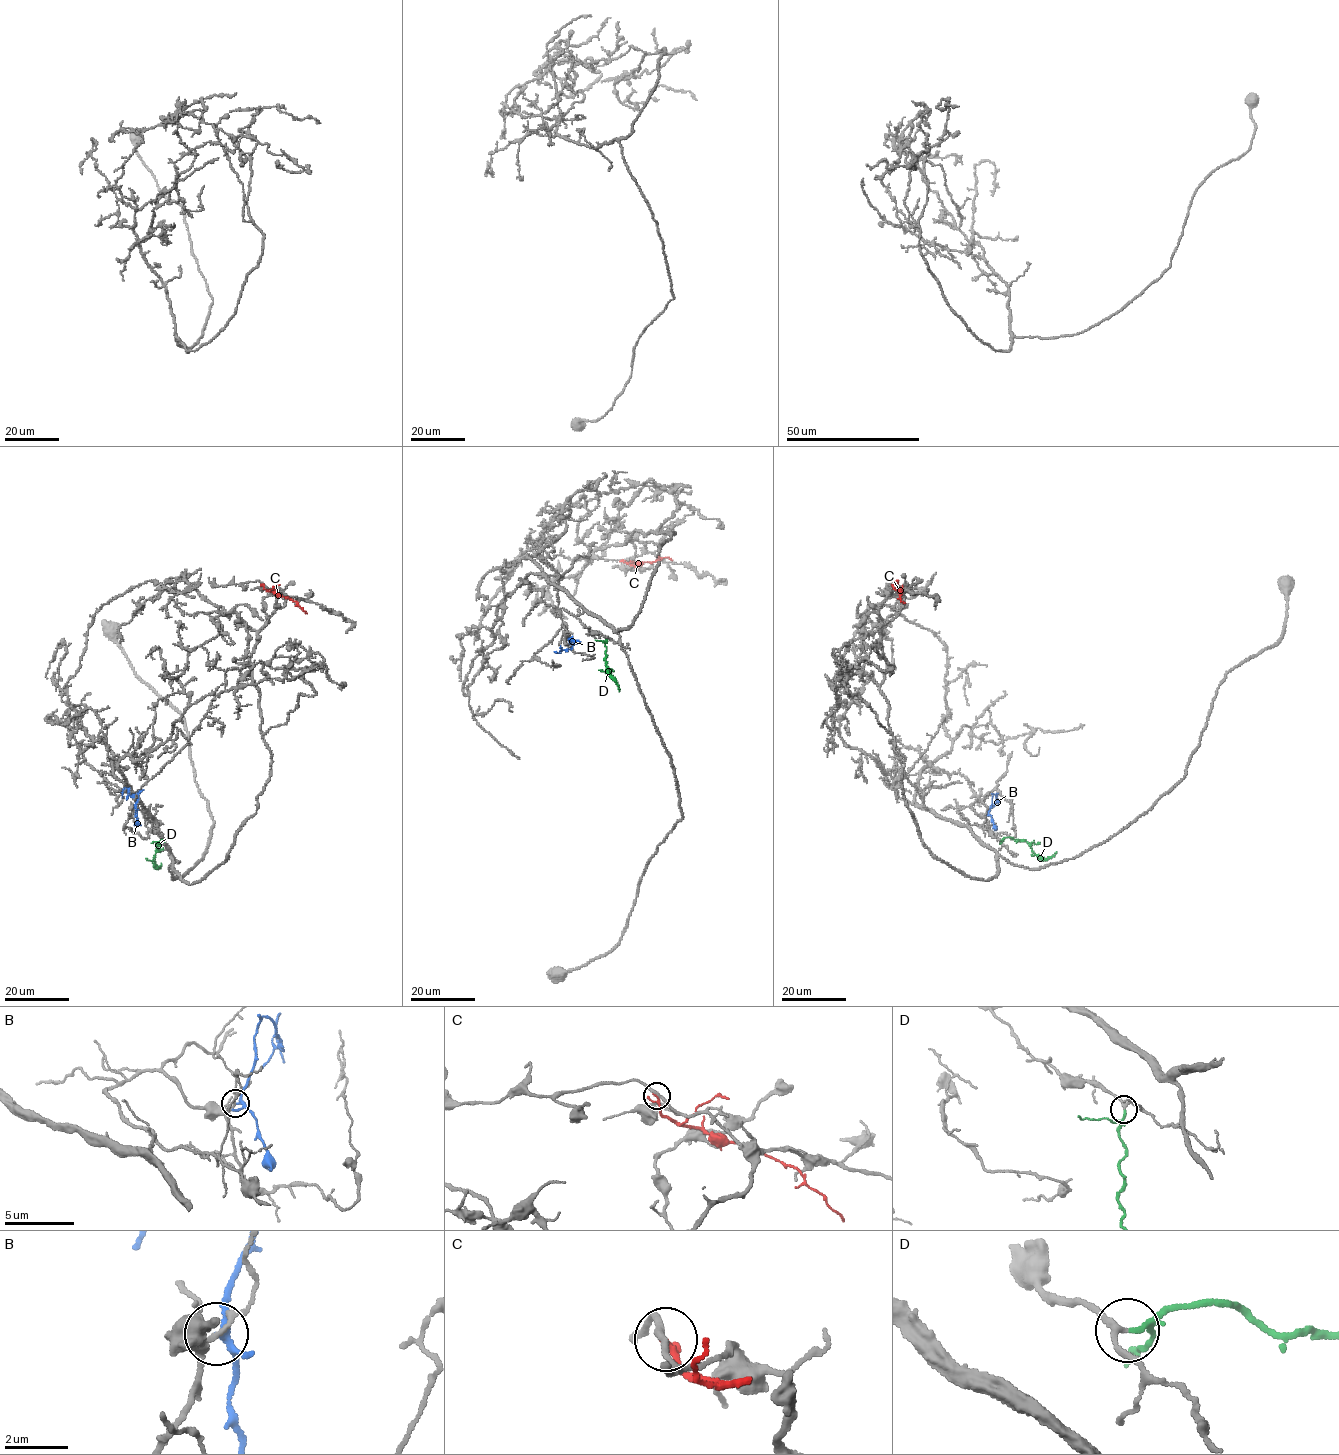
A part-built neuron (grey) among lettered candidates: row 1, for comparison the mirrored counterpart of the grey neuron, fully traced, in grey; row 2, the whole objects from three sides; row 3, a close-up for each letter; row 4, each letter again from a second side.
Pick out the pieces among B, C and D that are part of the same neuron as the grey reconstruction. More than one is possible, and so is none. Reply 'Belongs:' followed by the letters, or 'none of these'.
Belongs: D

